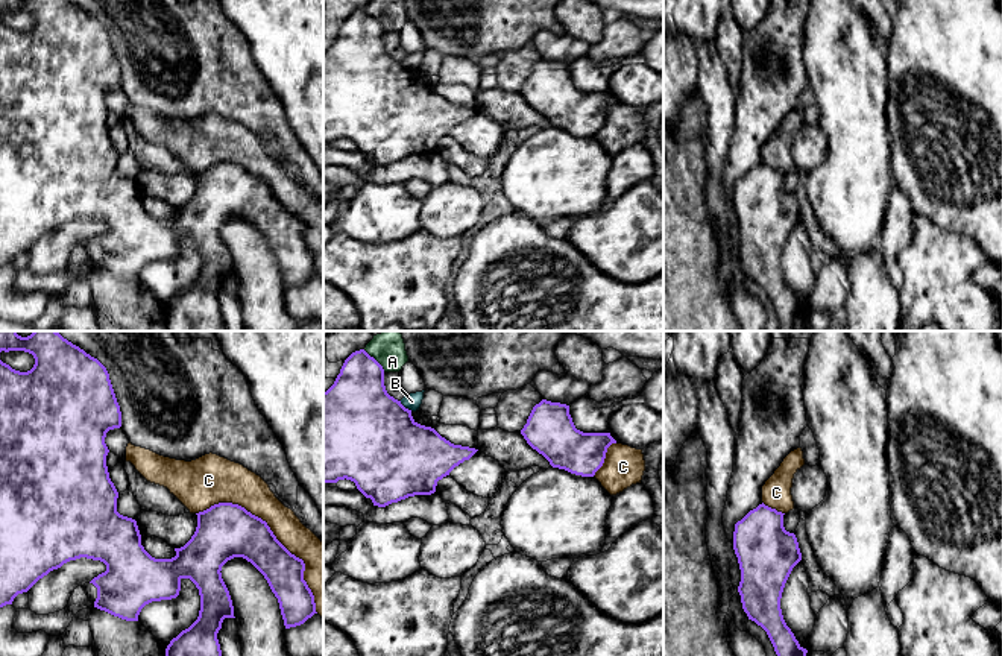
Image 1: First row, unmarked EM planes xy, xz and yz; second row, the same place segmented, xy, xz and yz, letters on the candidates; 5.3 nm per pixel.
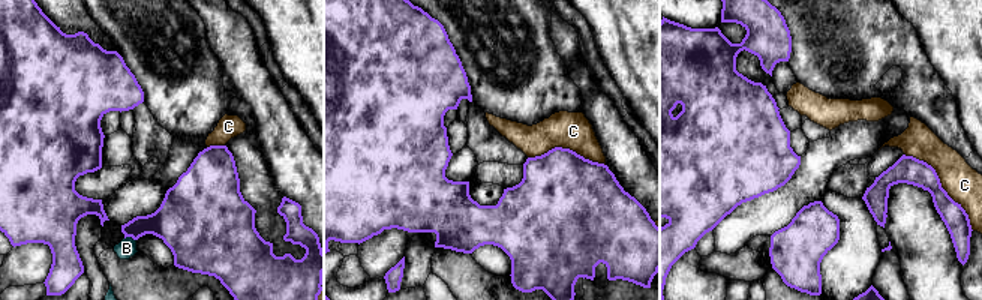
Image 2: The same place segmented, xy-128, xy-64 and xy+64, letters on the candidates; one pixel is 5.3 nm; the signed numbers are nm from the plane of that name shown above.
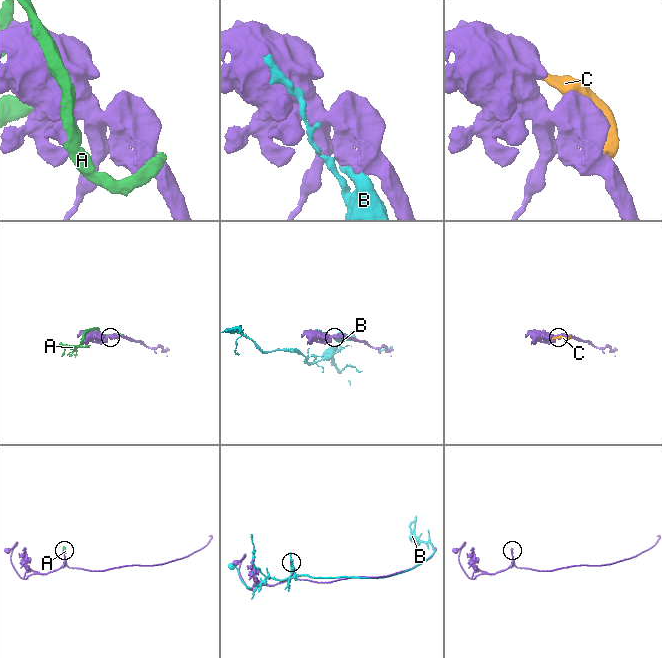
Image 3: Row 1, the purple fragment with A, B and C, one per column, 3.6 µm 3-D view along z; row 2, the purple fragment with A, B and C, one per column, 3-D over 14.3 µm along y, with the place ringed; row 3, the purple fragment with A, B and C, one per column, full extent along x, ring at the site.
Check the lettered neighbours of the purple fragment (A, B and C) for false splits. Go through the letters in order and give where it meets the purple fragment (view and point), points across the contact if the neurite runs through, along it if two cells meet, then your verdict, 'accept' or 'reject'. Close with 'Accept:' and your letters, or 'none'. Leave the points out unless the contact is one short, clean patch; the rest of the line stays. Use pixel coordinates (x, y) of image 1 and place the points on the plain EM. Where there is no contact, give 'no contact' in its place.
A: xz (375, 20) | reject
B: xz (404, 67) | reject
C: xy (274, 195) | reject
Accept: none

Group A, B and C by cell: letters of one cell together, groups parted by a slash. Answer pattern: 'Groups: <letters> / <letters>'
Groups: A C / B

